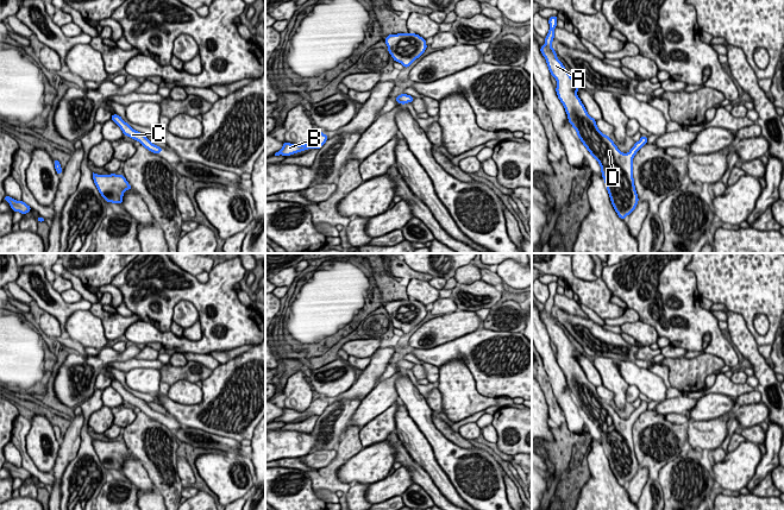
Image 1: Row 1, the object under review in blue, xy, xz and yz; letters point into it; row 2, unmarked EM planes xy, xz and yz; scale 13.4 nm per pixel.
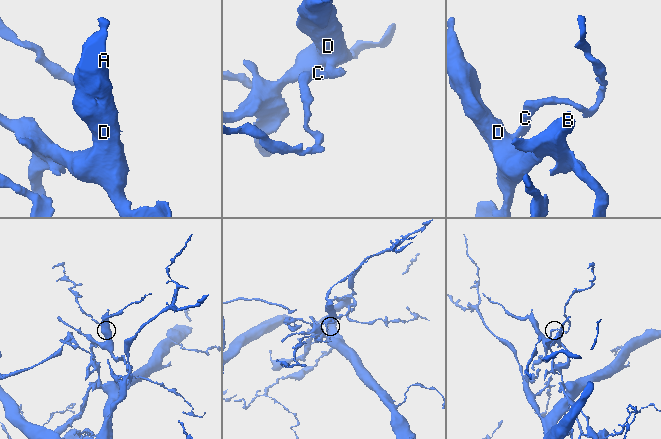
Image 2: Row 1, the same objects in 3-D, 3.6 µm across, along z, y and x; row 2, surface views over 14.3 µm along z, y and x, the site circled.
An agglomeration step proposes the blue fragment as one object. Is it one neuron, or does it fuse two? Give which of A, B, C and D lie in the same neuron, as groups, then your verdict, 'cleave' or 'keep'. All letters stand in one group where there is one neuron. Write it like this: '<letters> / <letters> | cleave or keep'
A B C D | keep

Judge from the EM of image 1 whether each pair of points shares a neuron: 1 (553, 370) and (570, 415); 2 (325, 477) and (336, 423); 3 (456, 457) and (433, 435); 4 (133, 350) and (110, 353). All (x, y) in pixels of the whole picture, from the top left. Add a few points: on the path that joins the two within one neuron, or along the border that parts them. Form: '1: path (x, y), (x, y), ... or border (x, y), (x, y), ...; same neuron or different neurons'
1: path (558, 381), (566, 404); same neuron
2: border (340, 440), (338, 442); different neurons
3: path (450, 452), (439, 441); same neuron
4: path (127, 354), (115, 356); same neuron

